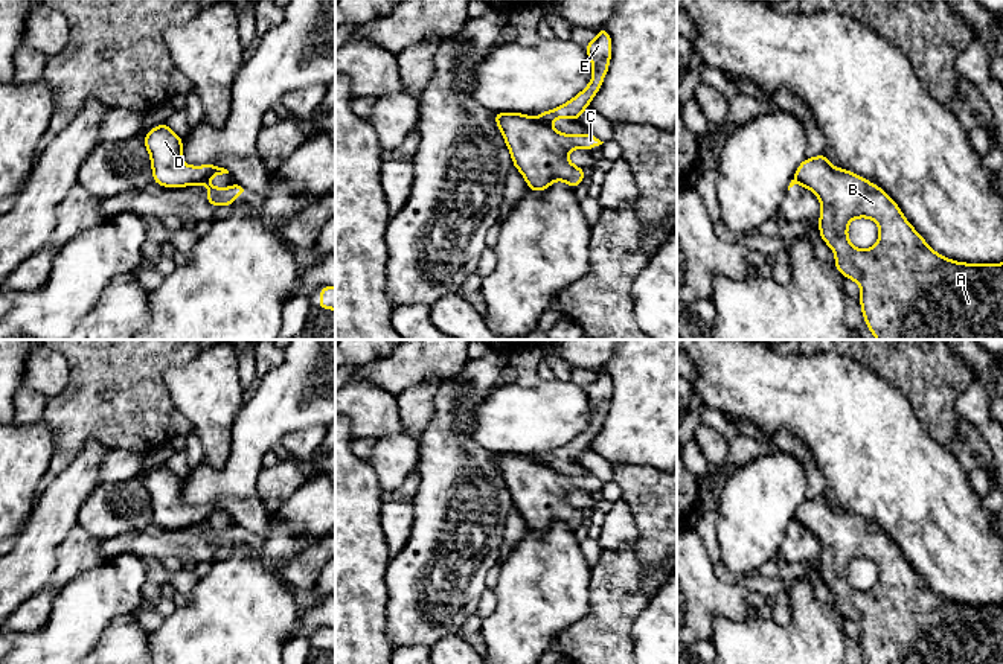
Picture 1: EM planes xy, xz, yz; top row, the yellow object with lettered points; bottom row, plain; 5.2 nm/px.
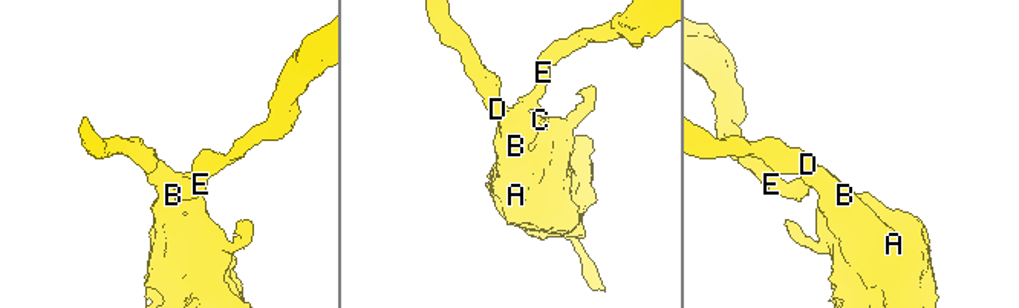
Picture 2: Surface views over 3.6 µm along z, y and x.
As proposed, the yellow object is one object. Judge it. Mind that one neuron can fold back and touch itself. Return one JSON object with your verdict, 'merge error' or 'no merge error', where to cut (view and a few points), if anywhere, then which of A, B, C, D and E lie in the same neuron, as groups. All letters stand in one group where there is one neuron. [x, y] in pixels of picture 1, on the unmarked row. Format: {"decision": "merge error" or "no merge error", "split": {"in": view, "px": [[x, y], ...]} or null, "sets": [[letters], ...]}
{"decision": "merge error", "split": {"in": "xy", "px": [[208, 518], [198, 524]]}, "sets": [["A", "B", "C", "D"], ["E"]]}

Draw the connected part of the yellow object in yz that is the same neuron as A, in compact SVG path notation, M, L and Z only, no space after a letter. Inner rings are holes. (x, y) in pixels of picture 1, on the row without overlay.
M825 495L805 500L794 519L820 541L822 582L834 591L837 611L860 626L860 646L866 664L1003 664L1003 605L962 605L937 595L880 527L846 510L834 509ZM854 559L870 559L878 565L880 579L872 589L860 591L848 582L848 565Z

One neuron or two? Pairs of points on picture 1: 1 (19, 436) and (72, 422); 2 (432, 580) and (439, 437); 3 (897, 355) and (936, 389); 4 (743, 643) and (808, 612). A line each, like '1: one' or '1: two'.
1: two
2: one
3: one
4: one

